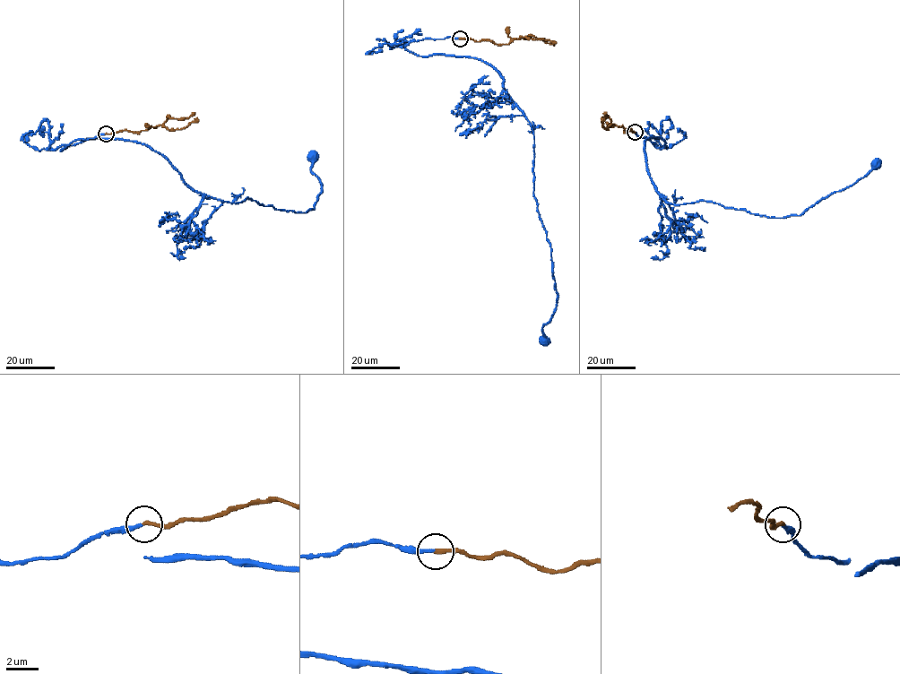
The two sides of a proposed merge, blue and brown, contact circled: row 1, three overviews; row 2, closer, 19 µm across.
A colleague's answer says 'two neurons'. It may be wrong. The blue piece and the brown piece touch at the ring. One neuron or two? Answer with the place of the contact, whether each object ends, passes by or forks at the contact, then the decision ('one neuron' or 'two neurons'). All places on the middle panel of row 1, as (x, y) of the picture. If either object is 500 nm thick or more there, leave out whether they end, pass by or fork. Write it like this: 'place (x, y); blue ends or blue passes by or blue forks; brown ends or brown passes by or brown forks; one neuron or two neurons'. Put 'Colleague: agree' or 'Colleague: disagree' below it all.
place (460, 38); blue ends; brown ends; one neuron
Colleague: disagree

